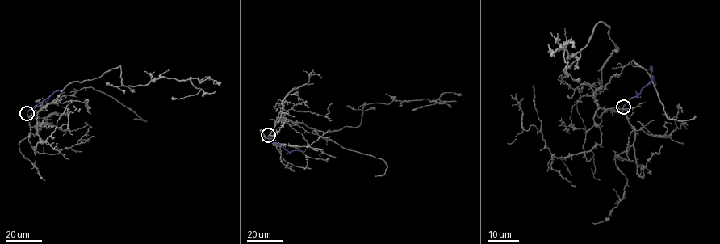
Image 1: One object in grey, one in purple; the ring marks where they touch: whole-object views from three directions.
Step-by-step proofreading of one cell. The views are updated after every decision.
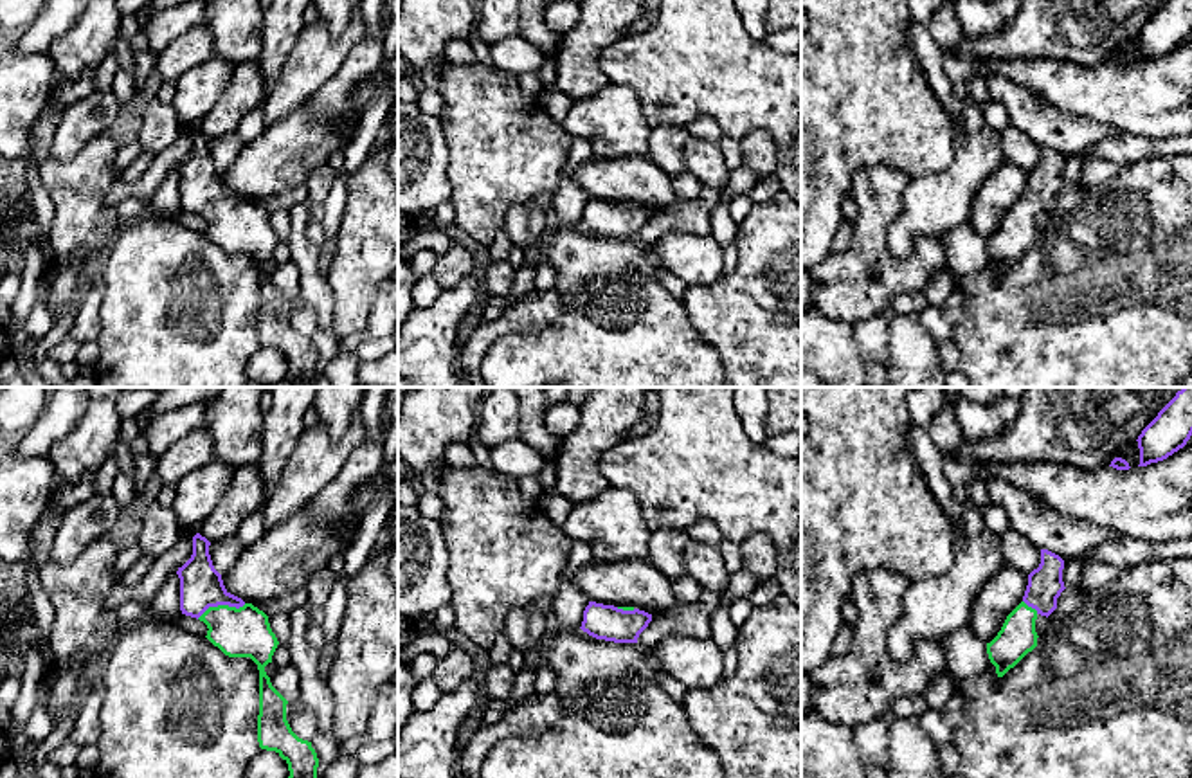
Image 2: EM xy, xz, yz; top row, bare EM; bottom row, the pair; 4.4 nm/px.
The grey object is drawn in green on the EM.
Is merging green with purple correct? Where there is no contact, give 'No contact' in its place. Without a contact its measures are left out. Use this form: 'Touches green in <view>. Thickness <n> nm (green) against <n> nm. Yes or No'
Touches green in xy. Thickness 220 nm (green) against 190 nm. Yes

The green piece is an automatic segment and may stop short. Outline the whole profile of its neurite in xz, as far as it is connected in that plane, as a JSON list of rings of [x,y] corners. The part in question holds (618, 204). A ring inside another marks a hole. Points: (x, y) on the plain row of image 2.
[[[589,198],[580,225],[596,236],[637,240],[639,231],[650,218],[652,211],[634,204],[614,204]]]

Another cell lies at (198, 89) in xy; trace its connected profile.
[[[218,56],[184,72],[171,101],[180,124],[198,124],[229,86],[232,72],[234,65]]]

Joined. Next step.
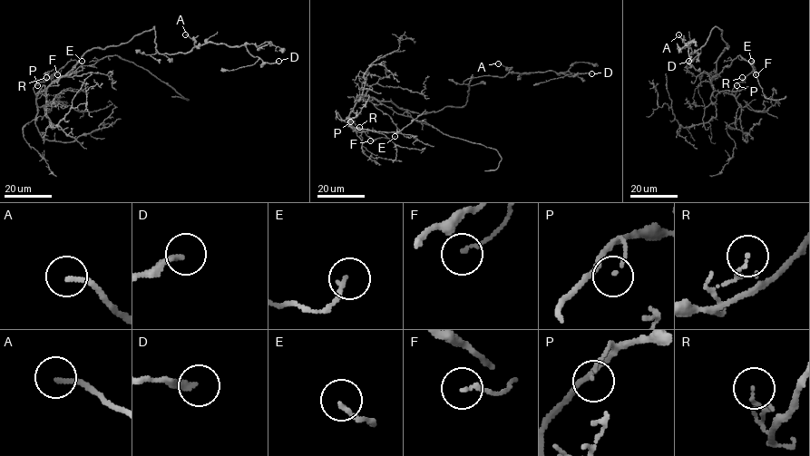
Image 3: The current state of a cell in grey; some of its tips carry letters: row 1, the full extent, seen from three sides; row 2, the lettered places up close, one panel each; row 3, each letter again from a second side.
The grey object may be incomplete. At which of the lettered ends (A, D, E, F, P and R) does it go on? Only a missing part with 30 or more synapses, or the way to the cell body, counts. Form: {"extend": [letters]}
{"extend": ["A", "D"]}

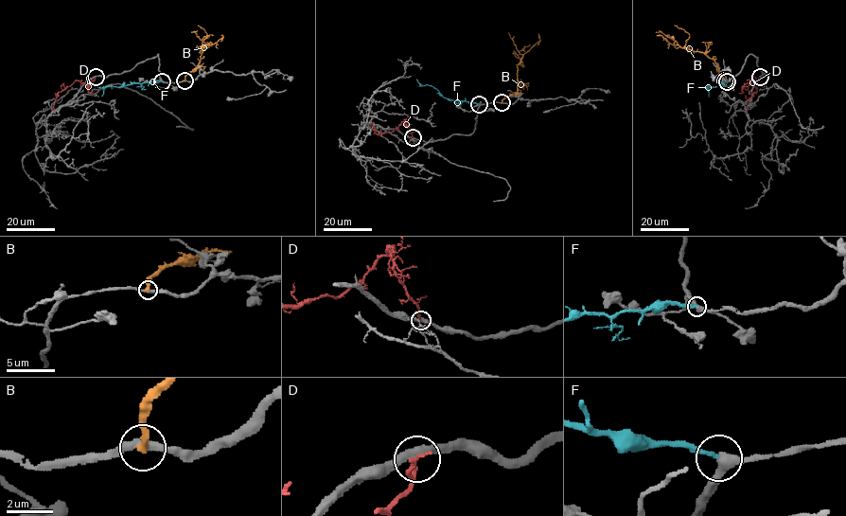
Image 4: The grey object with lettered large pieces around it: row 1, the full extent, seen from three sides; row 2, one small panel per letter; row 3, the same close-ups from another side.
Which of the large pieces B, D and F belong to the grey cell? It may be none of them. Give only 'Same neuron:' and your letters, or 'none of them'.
Same neuron: none of them

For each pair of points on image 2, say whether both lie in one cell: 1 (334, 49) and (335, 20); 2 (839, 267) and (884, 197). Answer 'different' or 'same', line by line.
1: different
2: same

